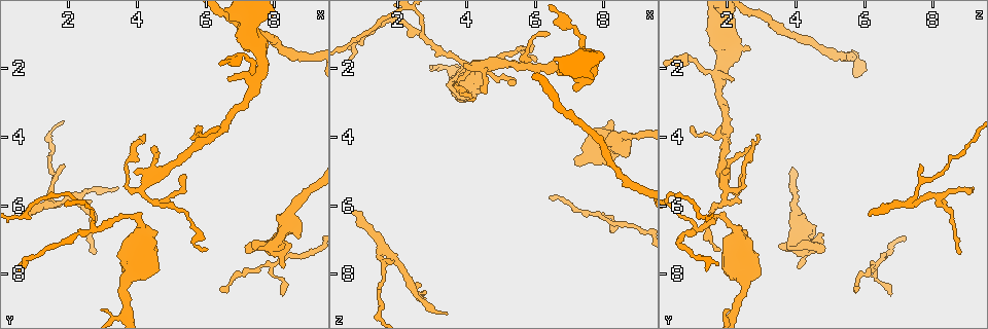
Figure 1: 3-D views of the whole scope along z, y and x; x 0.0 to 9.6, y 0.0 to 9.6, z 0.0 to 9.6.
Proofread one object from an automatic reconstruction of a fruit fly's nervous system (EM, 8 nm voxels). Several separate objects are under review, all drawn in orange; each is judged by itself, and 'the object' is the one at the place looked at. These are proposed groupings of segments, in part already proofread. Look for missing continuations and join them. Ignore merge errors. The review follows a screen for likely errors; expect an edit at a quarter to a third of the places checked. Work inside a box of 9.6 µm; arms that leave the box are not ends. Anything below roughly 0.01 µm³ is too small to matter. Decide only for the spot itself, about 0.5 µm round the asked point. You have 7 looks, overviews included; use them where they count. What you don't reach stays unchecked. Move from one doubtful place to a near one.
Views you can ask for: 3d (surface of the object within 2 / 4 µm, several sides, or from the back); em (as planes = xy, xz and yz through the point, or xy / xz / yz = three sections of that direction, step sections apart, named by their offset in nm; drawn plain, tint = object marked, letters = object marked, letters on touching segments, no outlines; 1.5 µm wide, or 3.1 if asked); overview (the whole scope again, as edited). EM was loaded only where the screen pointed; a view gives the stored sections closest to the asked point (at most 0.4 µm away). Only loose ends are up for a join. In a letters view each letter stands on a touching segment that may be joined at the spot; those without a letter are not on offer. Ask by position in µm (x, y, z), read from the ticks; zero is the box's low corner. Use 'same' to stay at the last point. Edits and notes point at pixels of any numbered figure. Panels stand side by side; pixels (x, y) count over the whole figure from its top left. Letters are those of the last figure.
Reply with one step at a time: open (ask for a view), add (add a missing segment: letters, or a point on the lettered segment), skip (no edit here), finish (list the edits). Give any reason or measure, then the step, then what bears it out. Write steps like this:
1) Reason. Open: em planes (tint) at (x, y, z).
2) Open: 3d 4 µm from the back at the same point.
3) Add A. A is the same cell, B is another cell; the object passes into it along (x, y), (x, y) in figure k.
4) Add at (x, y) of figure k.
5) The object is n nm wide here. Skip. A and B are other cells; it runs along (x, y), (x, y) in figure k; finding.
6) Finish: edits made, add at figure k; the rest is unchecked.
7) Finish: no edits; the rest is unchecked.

Thin end. Open: em yz step 4 (letters) at (0.60, 7.70, 1.70).

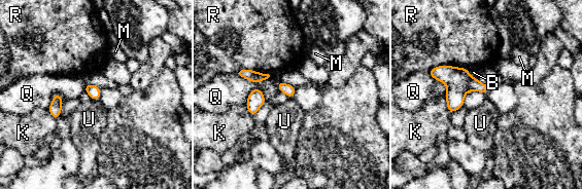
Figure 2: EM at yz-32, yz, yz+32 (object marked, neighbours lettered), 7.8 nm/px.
Open: em planes (letters) at the same point.

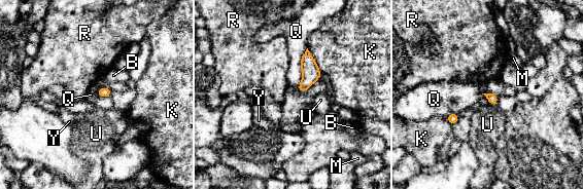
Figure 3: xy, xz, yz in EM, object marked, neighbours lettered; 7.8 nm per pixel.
The object is 80 nm wide here; the longest contact is with Q, 340 nm. Skip. B, K, M, Q, R, U and Y are other cells; no lettered segment goes on from it.

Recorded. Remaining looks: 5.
An open end. Open: em planes (tint) at (0.65, 6.20, 6.10).

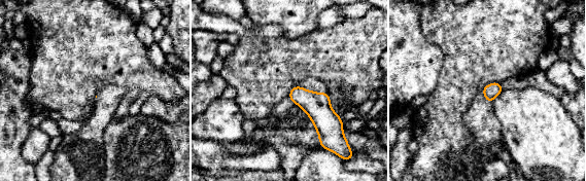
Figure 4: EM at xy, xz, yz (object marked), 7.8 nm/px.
Open: em planes (letters) at the same point.

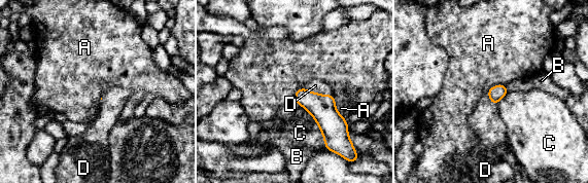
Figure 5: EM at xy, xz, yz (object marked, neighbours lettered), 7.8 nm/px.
The longest contact is with C, 360 nm. Add at (315, 85) of figure 5. D is the same cell, A, B and C are other cells; it goes on there.

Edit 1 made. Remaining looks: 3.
Open: overview.

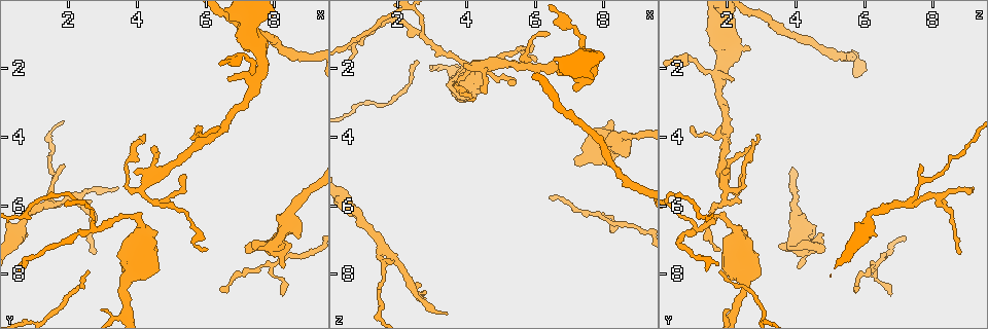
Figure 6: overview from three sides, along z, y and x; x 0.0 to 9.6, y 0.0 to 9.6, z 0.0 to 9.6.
Free end. Open: em planes (letters) at (6.60, 2.35, 2.15).

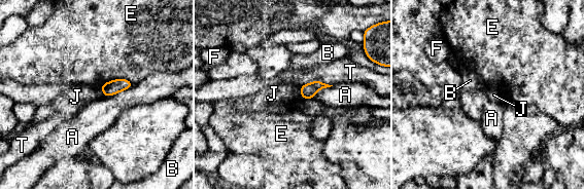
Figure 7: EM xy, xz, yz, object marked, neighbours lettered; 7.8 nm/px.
Skip. A, B, E, F, J and T are other cells; a border runs along (299, 87), (301, 98) in figure 7; no lettered segment goes on from it.

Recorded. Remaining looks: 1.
Finish: edits made, add at figure 5; the rest is unchecked.

